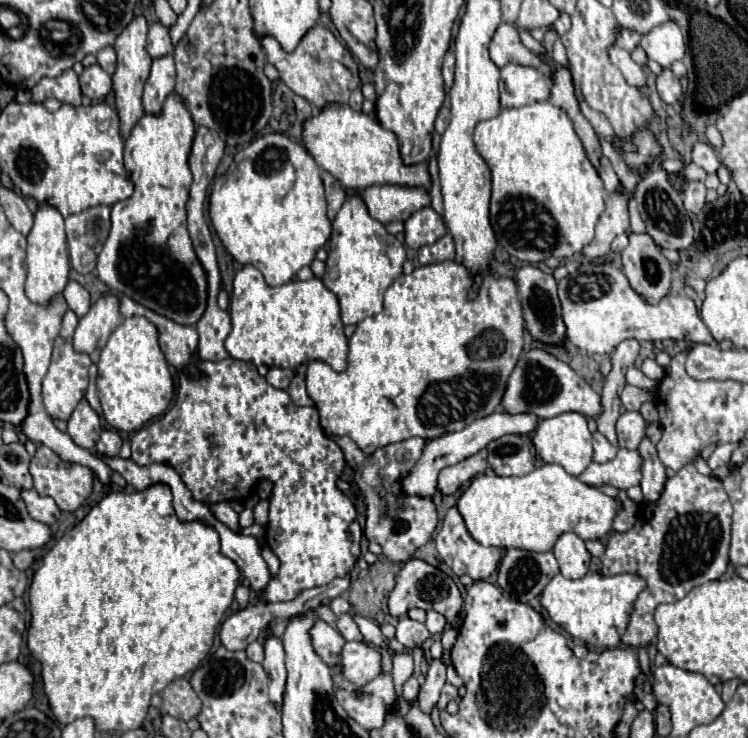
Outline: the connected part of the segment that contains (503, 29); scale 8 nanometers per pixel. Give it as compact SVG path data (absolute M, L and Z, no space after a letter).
M512 23L498 25L490 43L490 59L498 67L504 67L506 63L518 63L518 65L528 65L538 69L542 65L540 57L522 45L518 29Z

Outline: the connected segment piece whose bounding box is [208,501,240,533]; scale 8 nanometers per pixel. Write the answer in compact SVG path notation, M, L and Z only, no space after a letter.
M220 501L220 503L214 503L214 505L208 505L212 515L224 523L226 527L230 527L234 533L240 533L240 525L238 525L238 513L230 507L230 503L226 501Z

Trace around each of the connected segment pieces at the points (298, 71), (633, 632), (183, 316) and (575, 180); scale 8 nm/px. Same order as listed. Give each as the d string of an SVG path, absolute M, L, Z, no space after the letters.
M316 25L312 27L302 41L298 43L298 47L292 53L286 53L280 43L266 35L262 37L262 47L266 51L266 61L272 63L278 73L280 79L300 97L308 99L310 103L314 103L318 109L322 109L328 103L346 103L350 93L358 87L360 77L358 77L358 63L354 61L352 53L348 51L348 47L344 43L340 43L334 33L330 29L326 29L324 25Z
M688 463L666 481L660 501L644 505L638 513L638 521L630 531L610 535L602 555L604 575L636 573L646 581L648 593L636 599L622 635L622 643L628 647L646 647L656 637L656 605L678 601L692 587L720 579L726 573L732 503L720 479L706 477Z
M170 93L158 115L144 113L144 117L134 125L130 137L124 141L124 165L128 167L134 193L112 205L112 227L110 235L98 255L96 275L112 291L122 293L136 303L164 315L180 325L196 325L206 311L208 301L208 281L206 271L200 265L192 239L186 229L186 201L192 183L192 171L188 167L188 155L192 149L196 125L186 109L184 99L178 93Z
M550 101L530 103L516 109L502 107L501 103L498 117L476 125L474 145L492 173L490 225L498 243L510 257L530 263L544 263L548 257L568 259L594 239L594 225L604 211L604 185L564 109Z

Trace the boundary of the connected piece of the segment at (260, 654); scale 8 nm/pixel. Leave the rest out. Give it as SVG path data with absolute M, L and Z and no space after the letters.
M260 641L250 643L248 649L246 649L246 655L248 655L248 659L252 659L256 663L262 663L264 661L264 647L262 647L262 643Z

